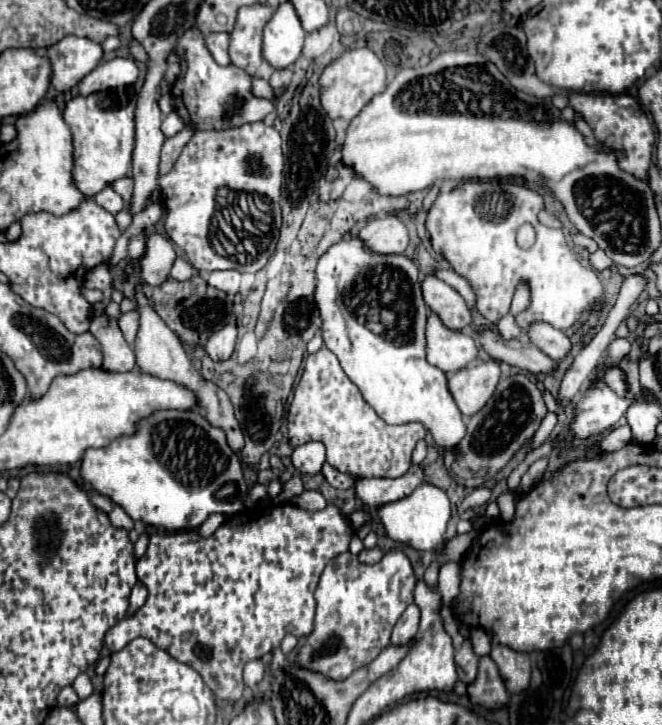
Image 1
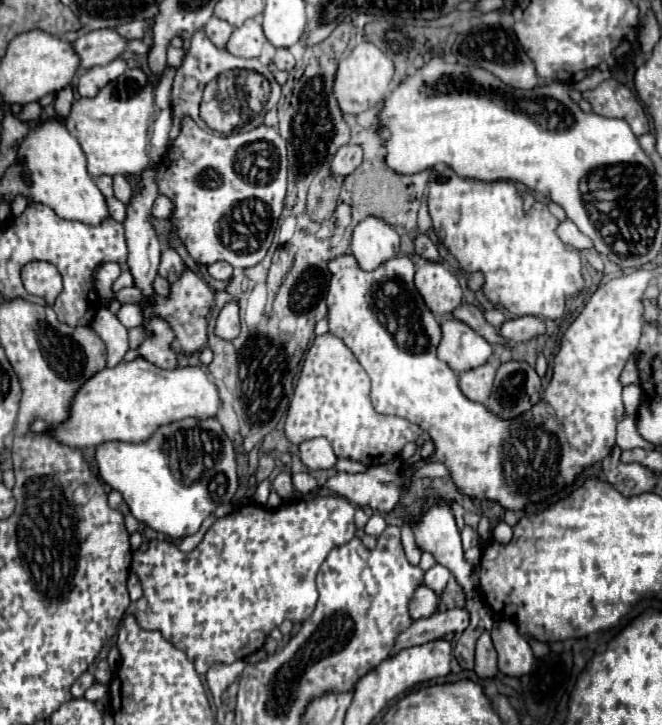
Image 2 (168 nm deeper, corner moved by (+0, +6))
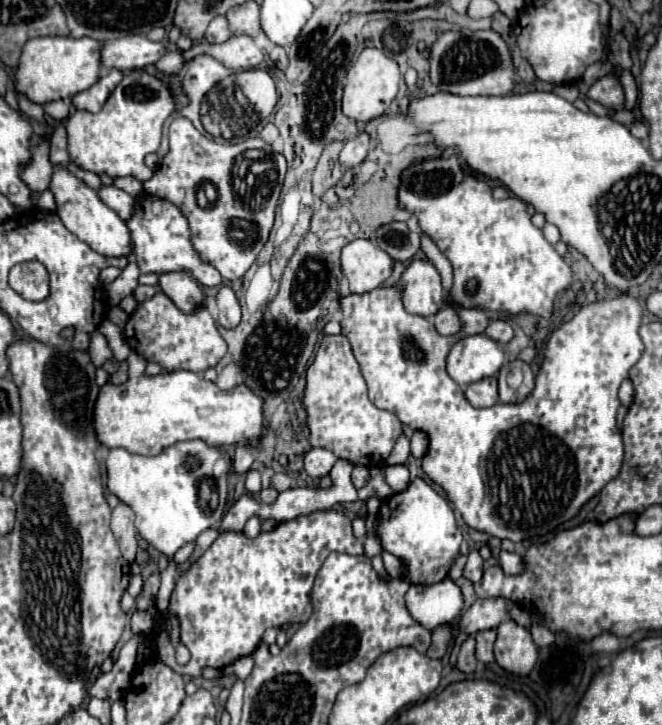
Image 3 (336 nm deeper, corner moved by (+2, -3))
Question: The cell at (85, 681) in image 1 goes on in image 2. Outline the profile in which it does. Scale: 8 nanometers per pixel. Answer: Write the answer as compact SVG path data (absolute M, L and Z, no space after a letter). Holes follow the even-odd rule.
M93 683L85 691L85 699L87 701L93 701L93 703L103 703L107 699L107 687L105 685L99 685L99 683Z

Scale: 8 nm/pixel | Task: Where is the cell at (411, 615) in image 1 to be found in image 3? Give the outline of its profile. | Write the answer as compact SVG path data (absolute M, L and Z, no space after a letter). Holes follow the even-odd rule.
M445 578L439 584L412 584L409 594L405 594L405 602L411 616L427 630L457 620L465 604L461 588L451 578Z

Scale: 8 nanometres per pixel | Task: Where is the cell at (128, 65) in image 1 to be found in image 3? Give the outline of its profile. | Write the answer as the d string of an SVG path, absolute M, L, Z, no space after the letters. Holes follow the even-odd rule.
M109 70L105 72L97 84L93 84L89 90L83 90L73 96L73 106L77 110L87 110L87 112L97 112L105 104L105 98L115 90L115 86L121 82L121 72L119 70Z

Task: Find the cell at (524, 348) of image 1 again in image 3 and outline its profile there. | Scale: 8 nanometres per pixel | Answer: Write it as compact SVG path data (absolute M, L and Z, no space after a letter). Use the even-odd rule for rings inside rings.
M445 306L441 308L435 316L433 316L433 322L435 322L435 328L439 334L455 334L461 330L461 320L459 316L455 314L455 310L451 306Z

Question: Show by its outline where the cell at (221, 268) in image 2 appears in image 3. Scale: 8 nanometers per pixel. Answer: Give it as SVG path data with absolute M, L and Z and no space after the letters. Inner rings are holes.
M151 194L137 196L135 198L135 212L127 220L127 226L133 236L133 244L135 244L133 252L137 256L141 272L155 272L155 274L187 272L203 286L223 284L219 270L213 264L201 260L197 250L193 248L189 222L183 216L183 212L175 204L171 204L169 200L163 200L163 198L151 196Z

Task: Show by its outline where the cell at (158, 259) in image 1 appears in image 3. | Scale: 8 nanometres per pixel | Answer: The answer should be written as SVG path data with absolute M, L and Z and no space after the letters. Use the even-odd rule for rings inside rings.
M167 272L159 276L161 290L171 298L171 302L191 314L197 306L205 302L205 294L201 286L187 272Z

